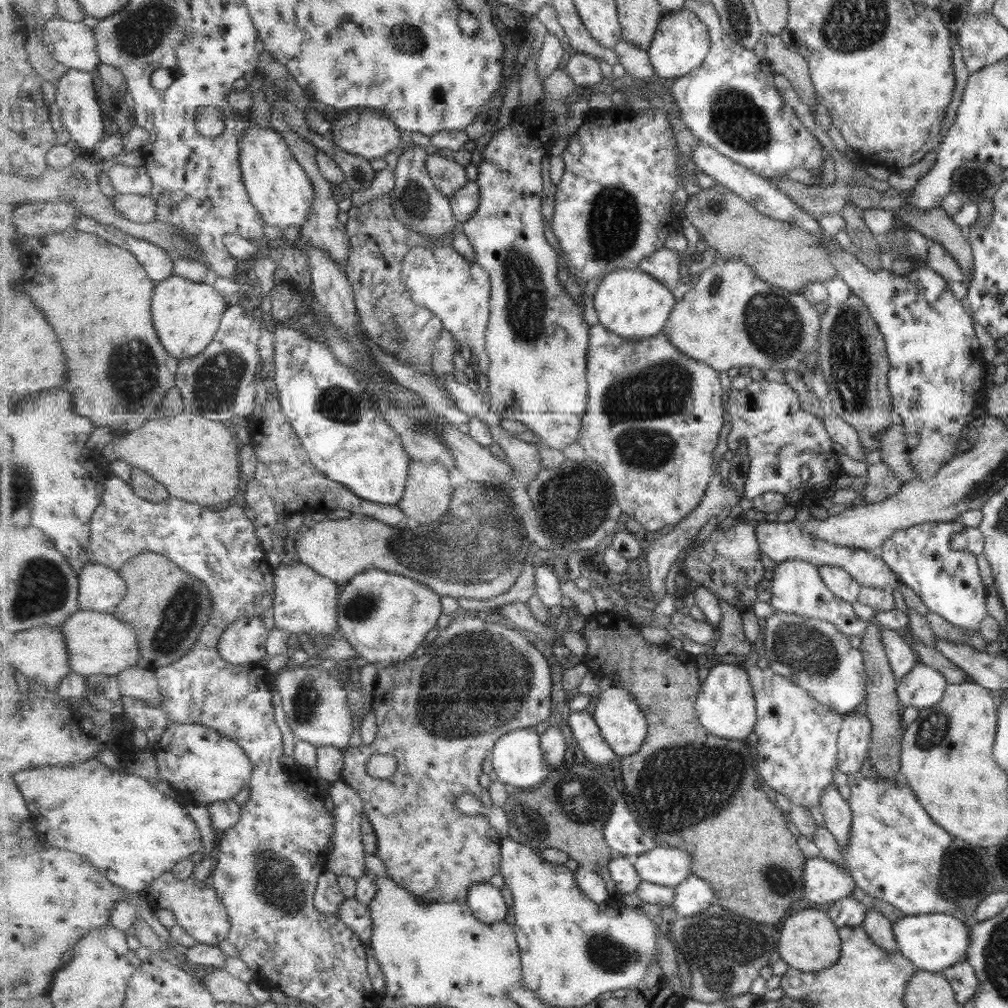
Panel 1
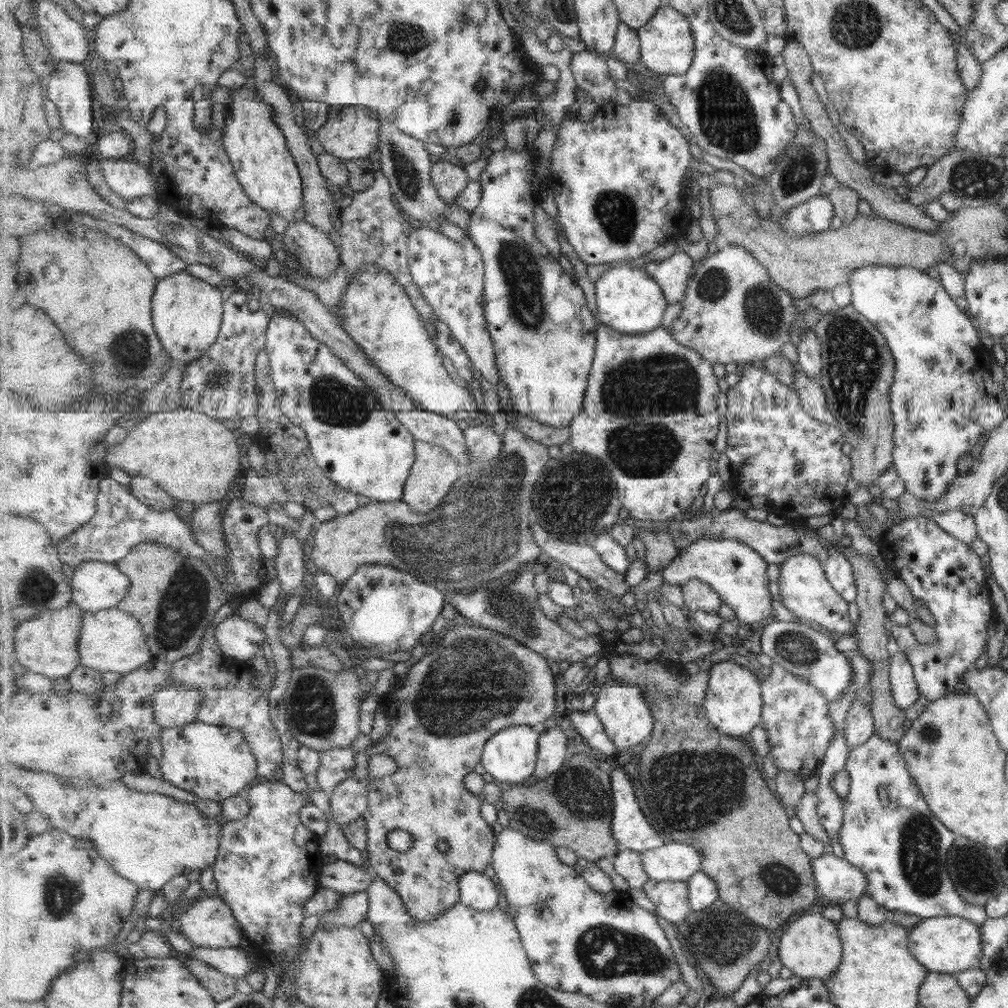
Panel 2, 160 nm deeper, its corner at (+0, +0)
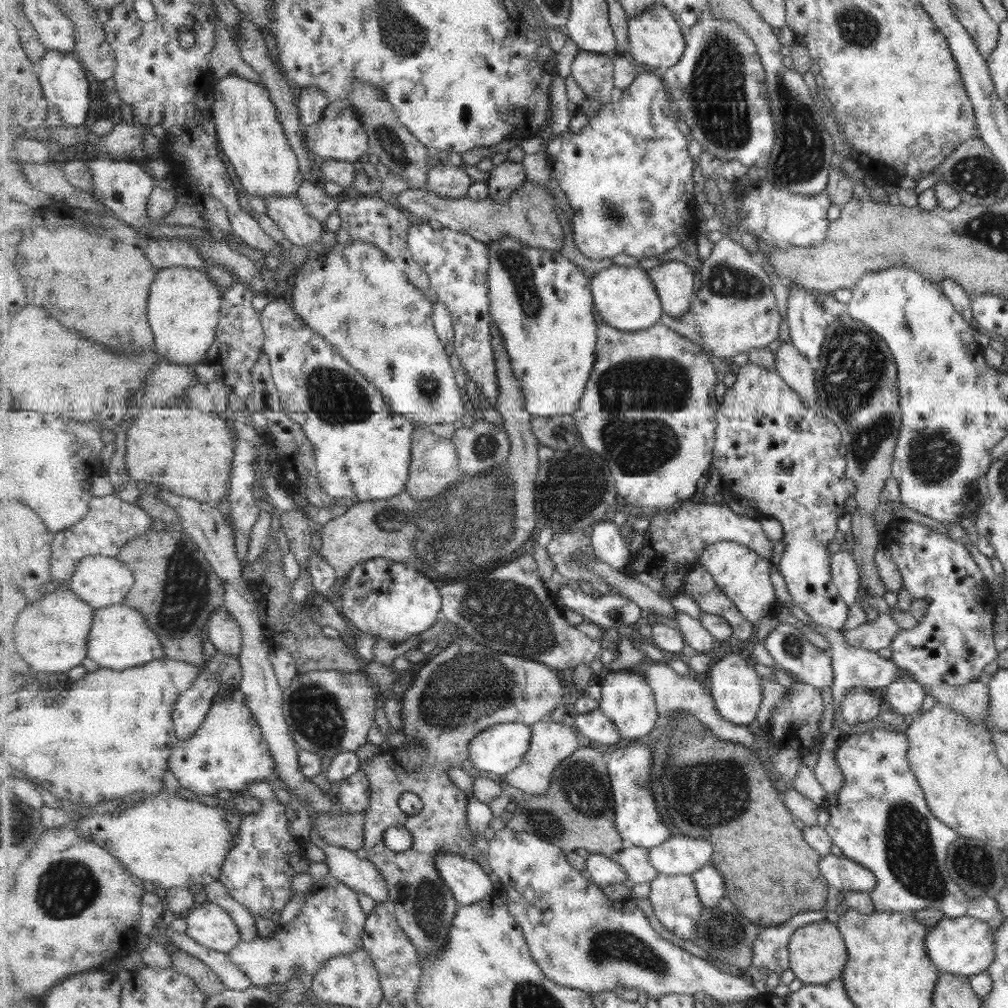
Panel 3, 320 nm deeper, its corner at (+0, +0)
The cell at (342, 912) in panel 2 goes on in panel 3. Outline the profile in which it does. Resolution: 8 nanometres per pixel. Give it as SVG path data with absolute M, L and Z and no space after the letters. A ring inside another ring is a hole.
M330 873L326 879L314 883L306 893L306 903L303 905L301 917L294 918L291 922L280 923L275 931L266 937L257 937L251 942L240 942L231 952L231 960L245 971L253 985L270 988L275 984L288 984L294 976L302 976L302 972L318 974L328 960L340 954L355 952L358 948L364 948L362 941L363 931L366 929L368 915L363 912L357 894L347 883L341 882Z

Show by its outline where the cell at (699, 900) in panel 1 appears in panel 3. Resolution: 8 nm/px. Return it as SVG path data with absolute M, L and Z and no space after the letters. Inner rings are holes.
M708 864L693 874L692 878L705 908L712 909L719 906L726 896L726 886L721 872Z

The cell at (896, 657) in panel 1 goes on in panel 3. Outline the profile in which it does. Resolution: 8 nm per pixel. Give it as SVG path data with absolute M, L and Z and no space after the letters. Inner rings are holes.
M906 671L885 688L884 701L902 716L907 714L916 716L921 708L924 697L922 686L915 681Z

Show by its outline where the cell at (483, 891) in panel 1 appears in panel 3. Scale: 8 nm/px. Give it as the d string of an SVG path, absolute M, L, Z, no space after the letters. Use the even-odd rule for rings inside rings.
M439 852L439 873L461 906L483 900L493 892L493 882L483 868L470 858L455 853Z

